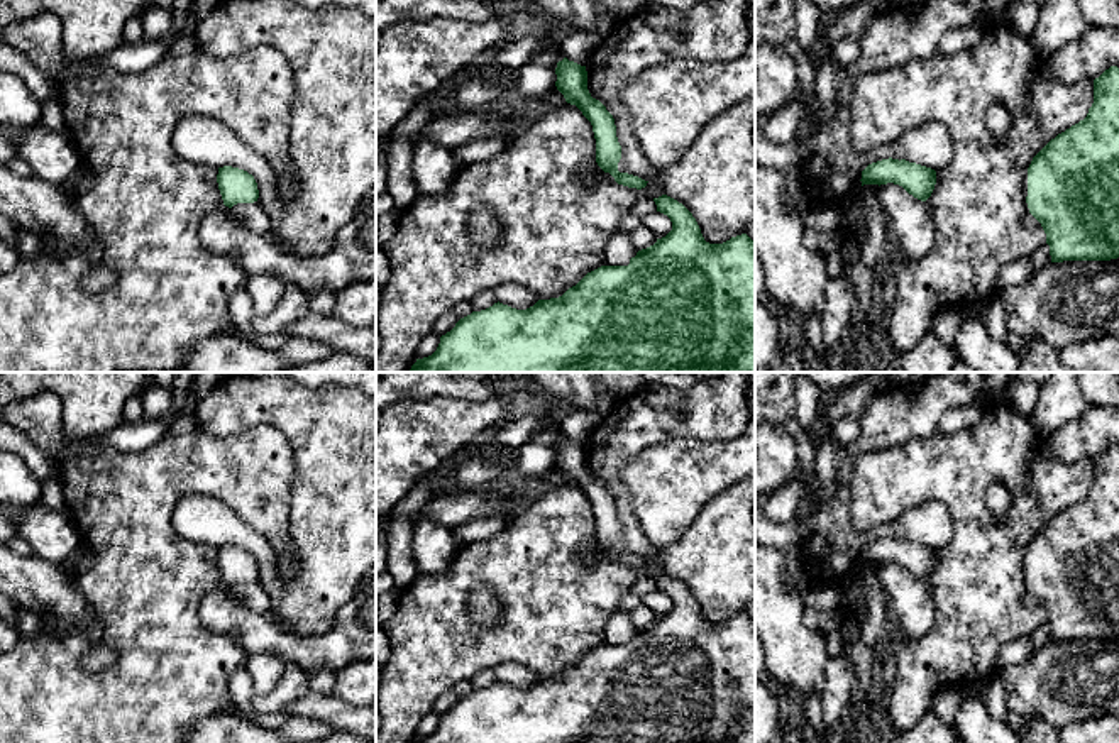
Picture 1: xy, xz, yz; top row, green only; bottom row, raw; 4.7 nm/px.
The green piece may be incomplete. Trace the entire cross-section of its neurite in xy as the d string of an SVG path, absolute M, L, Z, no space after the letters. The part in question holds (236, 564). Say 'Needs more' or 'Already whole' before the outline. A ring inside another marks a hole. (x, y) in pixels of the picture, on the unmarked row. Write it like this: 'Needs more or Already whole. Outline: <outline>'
Already whole. Outline: M232 545L218 547L217 562L223 584L229 587L237 582L254 582L259 577L254 555L244 548Z

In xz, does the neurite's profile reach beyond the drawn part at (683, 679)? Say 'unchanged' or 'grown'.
unchanged

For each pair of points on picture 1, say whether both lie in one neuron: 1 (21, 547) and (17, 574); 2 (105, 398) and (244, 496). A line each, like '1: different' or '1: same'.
1: different
2: different

